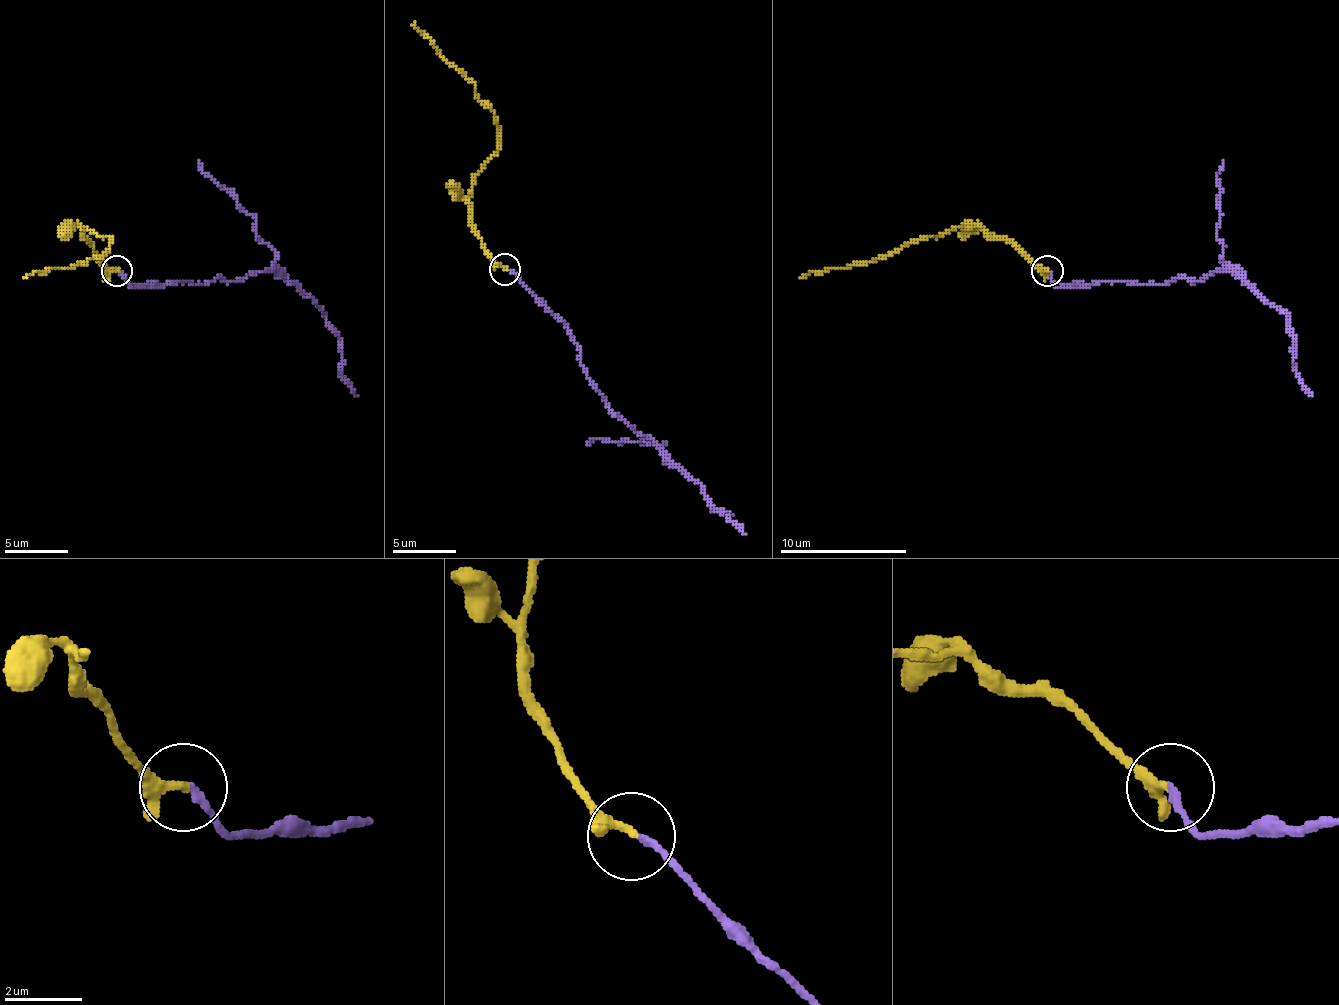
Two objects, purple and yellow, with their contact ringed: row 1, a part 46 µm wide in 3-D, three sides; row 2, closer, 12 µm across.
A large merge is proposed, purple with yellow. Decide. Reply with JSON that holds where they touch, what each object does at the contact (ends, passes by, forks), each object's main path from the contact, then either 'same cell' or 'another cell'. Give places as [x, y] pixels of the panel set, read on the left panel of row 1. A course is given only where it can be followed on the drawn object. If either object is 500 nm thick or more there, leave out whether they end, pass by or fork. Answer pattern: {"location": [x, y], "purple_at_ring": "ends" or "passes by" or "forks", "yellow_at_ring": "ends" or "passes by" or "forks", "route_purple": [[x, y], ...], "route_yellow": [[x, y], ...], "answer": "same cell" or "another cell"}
{"location": [117, 271], "purple_at_ring": "ends", "yellow_at_ring": "passes by", "route_purple": [[119, 271], [132, 287], [243, 281], [278, 271], [326, 316], [342, 341], [342, 376], [357, 395]], "route_yellow": [[116, 271], [84, 240], [81, 227], [109, 240], [109, 249], [87, 262], [27, 278]], "answer": "same cell"}

